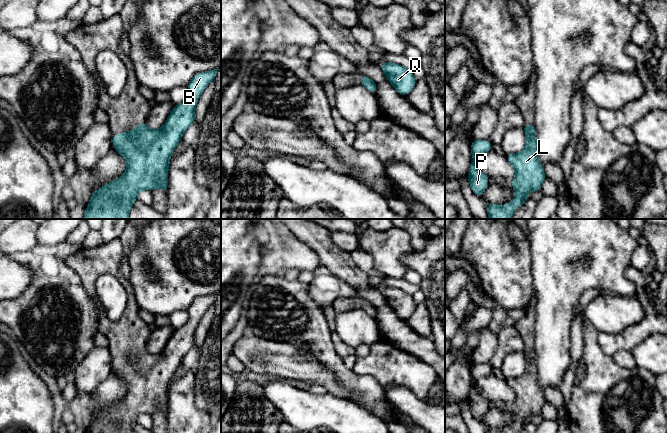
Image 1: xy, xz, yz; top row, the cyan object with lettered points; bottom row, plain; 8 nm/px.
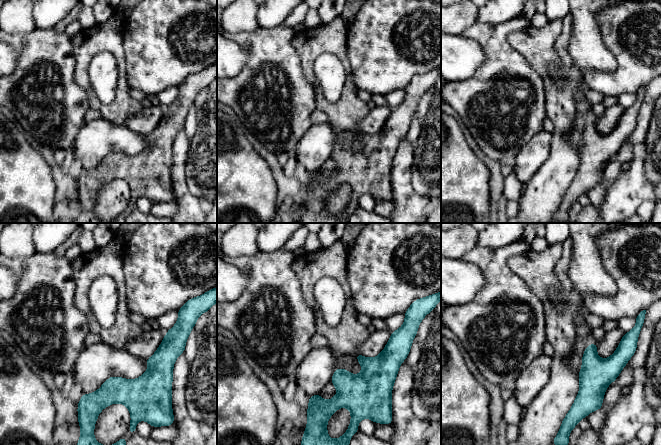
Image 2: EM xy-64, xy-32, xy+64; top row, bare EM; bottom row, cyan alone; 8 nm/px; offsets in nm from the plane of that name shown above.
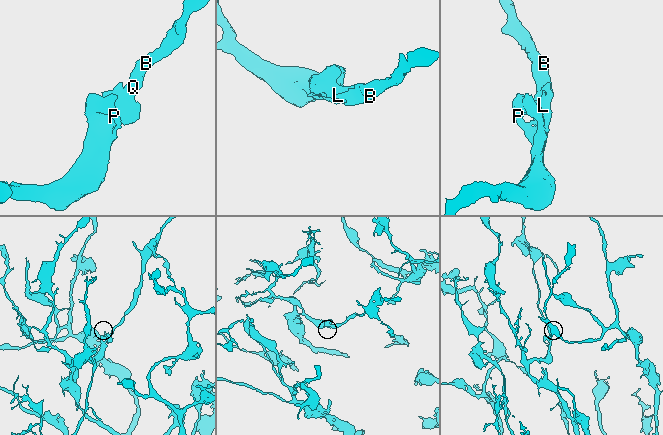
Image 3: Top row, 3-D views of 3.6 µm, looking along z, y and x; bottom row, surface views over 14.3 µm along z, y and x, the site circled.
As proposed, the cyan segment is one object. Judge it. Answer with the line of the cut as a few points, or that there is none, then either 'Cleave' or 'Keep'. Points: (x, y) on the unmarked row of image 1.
No split. Keep

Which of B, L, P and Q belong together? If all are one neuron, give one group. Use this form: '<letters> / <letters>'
B L P Q

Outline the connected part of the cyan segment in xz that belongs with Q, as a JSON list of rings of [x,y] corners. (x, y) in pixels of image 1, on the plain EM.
[[[392,286],[383,287],[380,291],[389,307],[399,318],[405,320],[412,315],[417,306],[412,295]]]

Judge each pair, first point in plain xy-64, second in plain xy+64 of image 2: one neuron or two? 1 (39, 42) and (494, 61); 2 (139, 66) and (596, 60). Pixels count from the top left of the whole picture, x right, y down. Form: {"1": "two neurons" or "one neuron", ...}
{"1": "one neuron", "2": "two neurons"}

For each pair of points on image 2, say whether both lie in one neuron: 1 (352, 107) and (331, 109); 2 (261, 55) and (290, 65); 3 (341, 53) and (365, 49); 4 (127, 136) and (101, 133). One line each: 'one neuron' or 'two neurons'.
1: one neuron
2: one neuron
3: two neurons
4: one neuron

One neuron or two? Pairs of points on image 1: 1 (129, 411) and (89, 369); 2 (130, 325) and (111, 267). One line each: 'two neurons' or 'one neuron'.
1: two neurons
2: one neuron

